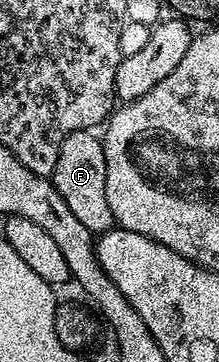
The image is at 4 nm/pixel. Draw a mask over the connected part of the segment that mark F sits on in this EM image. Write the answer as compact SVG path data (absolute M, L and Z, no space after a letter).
M93 131L73 132L64 138L60 146L60 158L56 158L56 170L53 174L54 185L68 202L68 210L80 218L83 226L88 226L92 234L109 232L115 227L112 206L108 206L108 190L106 189L106 159L101 139Z

